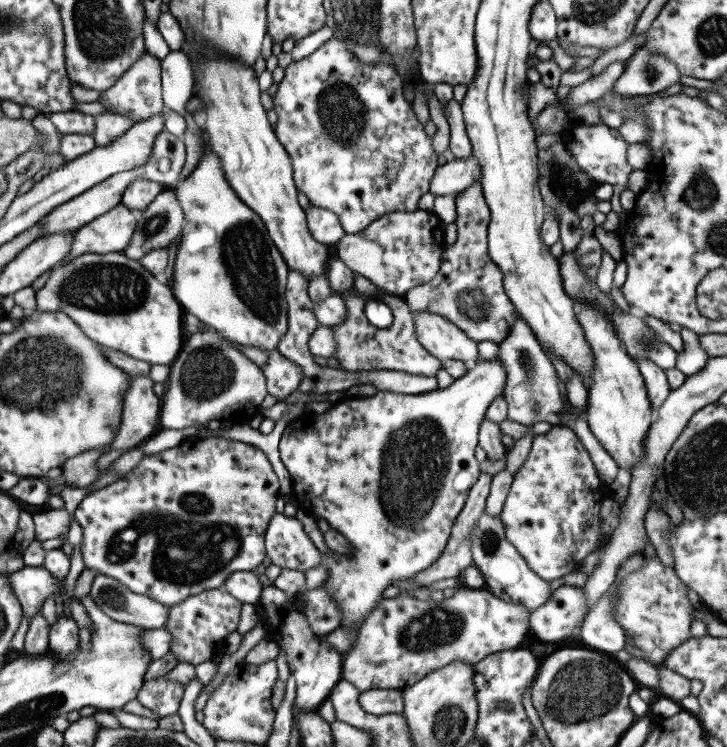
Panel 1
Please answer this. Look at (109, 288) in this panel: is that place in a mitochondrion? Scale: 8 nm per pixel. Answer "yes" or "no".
yes

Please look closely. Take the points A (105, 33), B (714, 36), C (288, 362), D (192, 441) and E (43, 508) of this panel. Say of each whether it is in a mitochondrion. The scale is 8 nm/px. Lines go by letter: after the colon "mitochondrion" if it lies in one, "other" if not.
A: mitochondrion
B: mitochondrion
C: other
D: other
E: other

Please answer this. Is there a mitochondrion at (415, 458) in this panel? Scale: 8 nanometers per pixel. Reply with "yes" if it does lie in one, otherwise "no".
yes

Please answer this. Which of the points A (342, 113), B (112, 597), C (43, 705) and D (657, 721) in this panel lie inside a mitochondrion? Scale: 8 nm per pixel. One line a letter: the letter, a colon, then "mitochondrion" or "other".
A: mitochondrion
B: mitochondrion
C: mitochondrion
D: other

